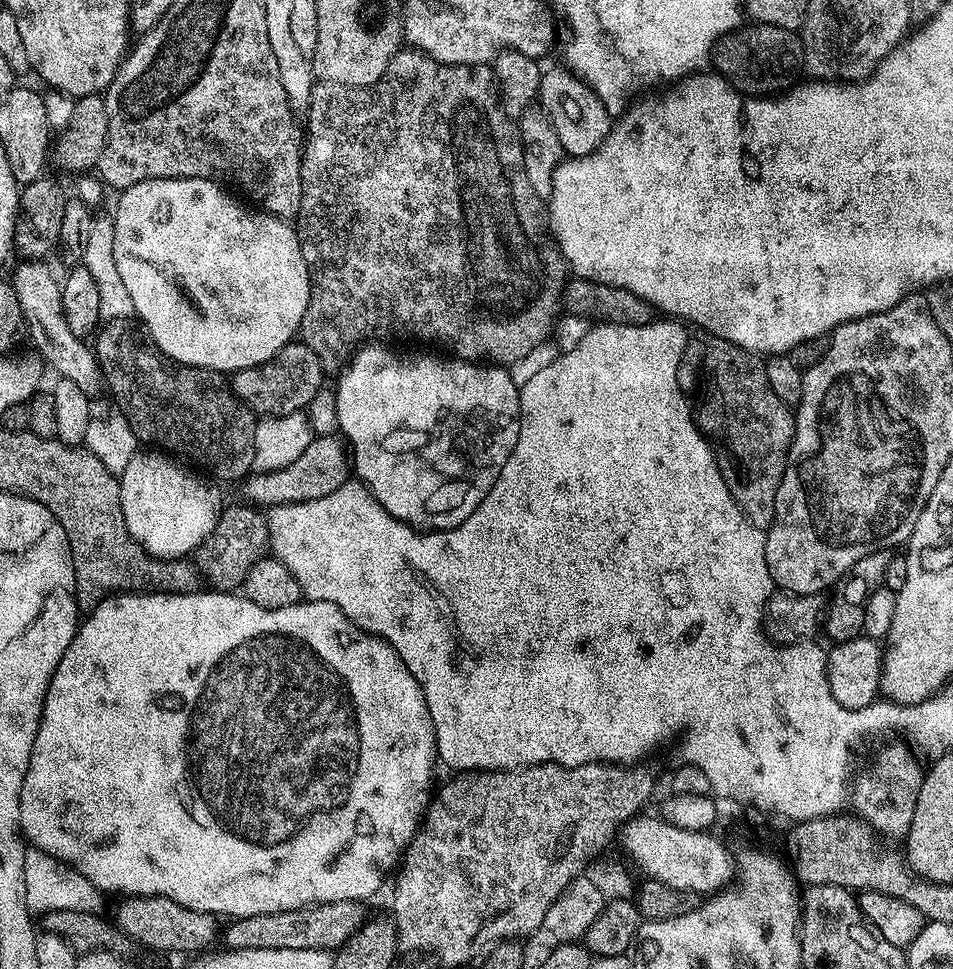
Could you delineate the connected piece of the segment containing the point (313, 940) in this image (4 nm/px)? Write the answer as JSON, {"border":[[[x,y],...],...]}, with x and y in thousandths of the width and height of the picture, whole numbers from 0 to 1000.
{"border":[[[360,929],[359,931],[346,931],[345,933],[328,933],[322,937],[310,937],[308,939],[296,939],[288,943],[271,943],[270,945],[254,945],[242,950],[239,959],[234,959],[233,974],[236,979],[244,983],[254,983],[259,978],[303,978],[304,980],[339,979],[355,980],[376,959],[384,953],[382,945],[383,934],[377,929]]]}

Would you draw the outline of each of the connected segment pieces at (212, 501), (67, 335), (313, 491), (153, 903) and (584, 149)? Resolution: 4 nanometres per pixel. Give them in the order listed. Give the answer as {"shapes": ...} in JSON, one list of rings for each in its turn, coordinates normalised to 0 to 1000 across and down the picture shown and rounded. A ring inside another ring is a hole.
{"shapes":[[[[144,464],[132,485],[124,489],[132,543],[157,573],[169,578],[188,578],[205,571],[210,560],[227,546],[237,520],[226,498],[196,485],[201,486],[167,464]]],[[[21,270],[18,271],[17,282],[10,285],[13,298],[17,300],[17,307],[21,313],[21,325],[24,333],[29,338],[29,347],[34,350],[37,362],[51,381],[55,380],[64,392],[78,394],[86,407],[94,411],[101,411],[107,405],[107,389],[105,376],[101,372],[100,362],[92,359],[85,348],[79,347],[69,336],[69,328],[65,324],[65,308],[63,307],[64,290],[49,277],[46,270]]],[[[332,448],[324,454],[321,464],[317,464],[304,481],[293,483],[288,487],[261,490],[258,495],[261,512],[259,515],[269,522],[333,516],[342,514],[342,510],[350,510],[350,506],[355,506],[365,494],[367,494],[367,463],[364,457],[353,448]]],[[[136,925],[125,930],[126,939],[120,944],[121,953],[135,971],[144,970],[164,982],[210,982],[228,973],[228,946],[220,941],[199,939],[178,927],[169,925]]],[[[592,70],[568,73],[565,107],[577,122],[581,134],[586,134],[586,147],[590,147],[593,158],[597,162],[618,161],[642,135],[644,124],[620,88],[604,74]]]]}

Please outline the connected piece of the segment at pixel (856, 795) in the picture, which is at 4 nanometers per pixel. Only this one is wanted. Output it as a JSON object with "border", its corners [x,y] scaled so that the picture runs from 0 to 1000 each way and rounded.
{"border":[[[932,768],[915,784],[915,789],[903,799],[902,802],[895,804],[892,809],[892,834],[898,842],[902,844],[916,860],[928,863],[952,864],[955,857],[955,848],[959,848],[959,832],[963,832],[963,815],[967,815],[971,794],[965,793],[961,785],[962,777],[952,772],[949,768]]]}

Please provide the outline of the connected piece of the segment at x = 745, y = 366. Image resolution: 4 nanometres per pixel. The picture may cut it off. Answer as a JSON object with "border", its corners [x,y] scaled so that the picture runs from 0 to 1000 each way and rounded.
{"border":[[[752,347],[742,353],[737,359],[737,380],[740,385],[743,383],[747,401],[728,432],[751,467],[751,479],[762,497],[762,506],[766,506],[770,518],[792,545],[805,547],[812,539],[816,502],[827,480],[835,431],[832,422],[808,402],[799,368]]]}

